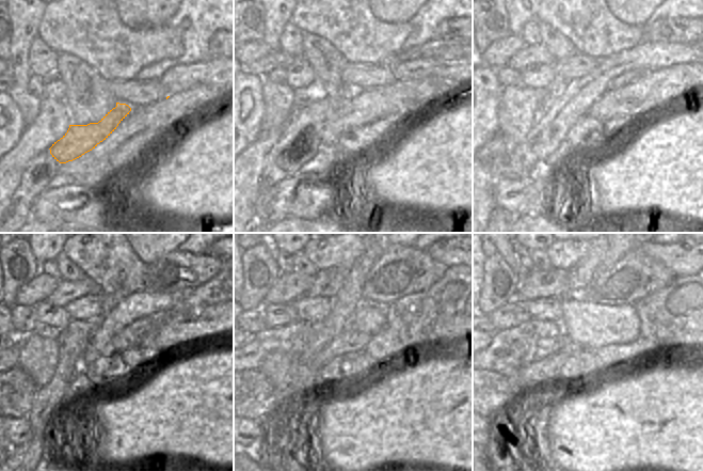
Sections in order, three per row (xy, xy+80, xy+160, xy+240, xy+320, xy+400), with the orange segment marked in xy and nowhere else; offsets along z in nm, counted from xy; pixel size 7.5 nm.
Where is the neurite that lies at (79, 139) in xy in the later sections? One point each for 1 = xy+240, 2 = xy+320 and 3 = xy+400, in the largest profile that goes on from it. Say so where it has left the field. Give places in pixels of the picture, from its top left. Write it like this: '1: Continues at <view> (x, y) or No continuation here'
1: Continues at xy+240 (211, 325)
2: Continues at xy+320 (450, 331)
3: No continuation here.

